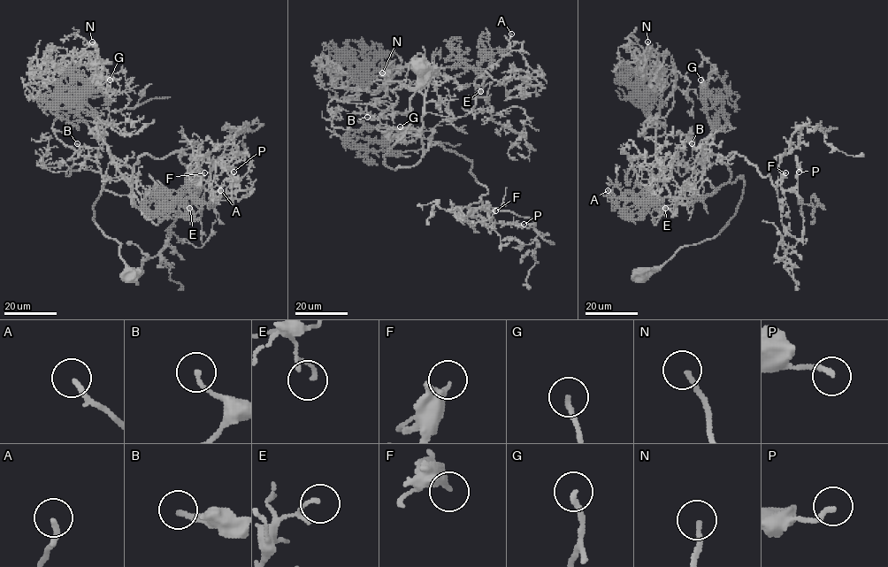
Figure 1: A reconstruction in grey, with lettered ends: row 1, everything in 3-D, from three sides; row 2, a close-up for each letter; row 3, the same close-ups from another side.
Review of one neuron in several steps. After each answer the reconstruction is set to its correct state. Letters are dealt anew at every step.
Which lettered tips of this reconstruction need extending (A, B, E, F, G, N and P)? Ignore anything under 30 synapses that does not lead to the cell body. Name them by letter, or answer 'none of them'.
A, G, N

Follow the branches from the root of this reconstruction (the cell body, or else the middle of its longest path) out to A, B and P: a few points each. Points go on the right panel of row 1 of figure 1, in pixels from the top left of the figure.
A: (639, 274), (714, 238), (736, 211), (743, 177), (688, 203), (658, 199), (642, 218), (643, 198), (608, 190)
B: (639, 274), (714, 238), (736, 211), (743, 177), (703, 195), (706, 161), (692, 157), (692, 143)
P: (639, 274), (734, 214), (743, 177), (730, 182), (719, 154), (784, 189), (799, 172)

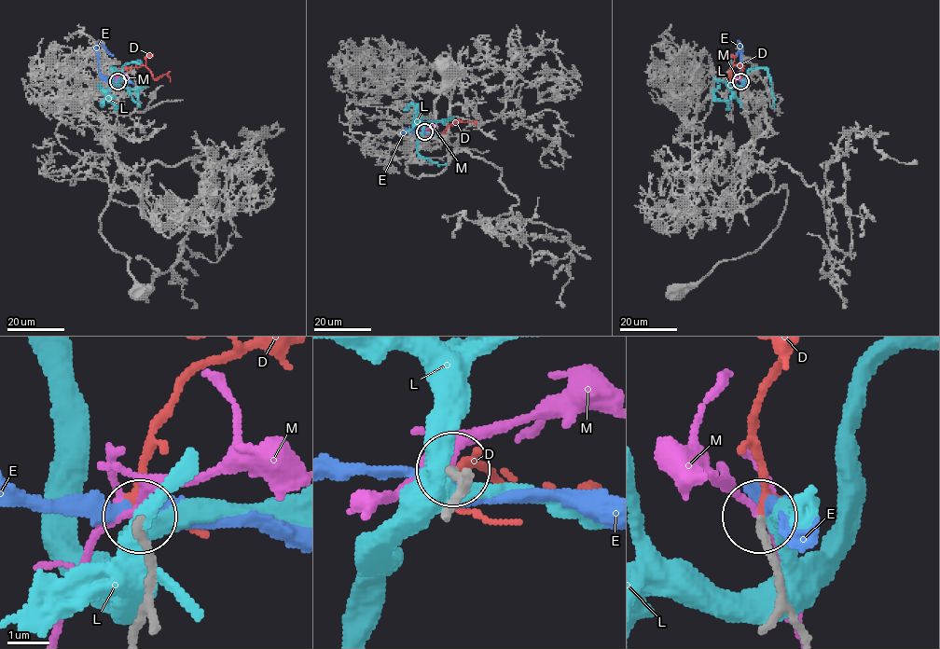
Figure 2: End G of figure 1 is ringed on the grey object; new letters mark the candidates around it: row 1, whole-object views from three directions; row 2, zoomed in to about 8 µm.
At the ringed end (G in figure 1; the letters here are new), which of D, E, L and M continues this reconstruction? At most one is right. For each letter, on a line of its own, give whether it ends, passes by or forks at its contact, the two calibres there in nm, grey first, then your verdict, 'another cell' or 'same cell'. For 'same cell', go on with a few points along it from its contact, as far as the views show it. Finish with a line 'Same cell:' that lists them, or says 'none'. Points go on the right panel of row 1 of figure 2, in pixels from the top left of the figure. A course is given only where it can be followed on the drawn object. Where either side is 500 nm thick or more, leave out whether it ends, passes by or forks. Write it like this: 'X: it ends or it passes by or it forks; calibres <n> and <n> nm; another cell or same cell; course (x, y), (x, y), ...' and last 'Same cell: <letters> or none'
D: it passes by; calibres 200 and 150 nm; same cell; course (741, 81), (743, 67), (740, 63), (729, 71), (729, 78), (731, 75), (736, 81)
E: it passes by; calibres 200 and 400 nm; another cell
L: it passes by; calibres 200 and 360 nm; another cell
M: it forks; calibres 200 and 150 nm; another cell
Same cell: D

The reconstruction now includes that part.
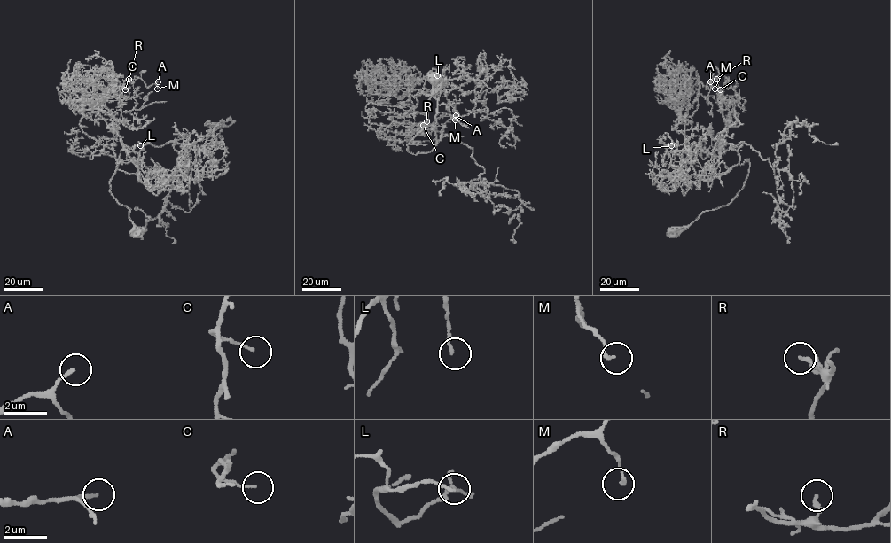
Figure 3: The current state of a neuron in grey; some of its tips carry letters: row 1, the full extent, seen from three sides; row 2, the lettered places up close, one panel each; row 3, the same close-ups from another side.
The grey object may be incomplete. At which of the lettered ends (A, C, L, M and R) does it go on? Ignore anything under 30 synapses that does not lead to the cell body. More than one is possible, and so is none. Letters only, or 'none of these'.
L

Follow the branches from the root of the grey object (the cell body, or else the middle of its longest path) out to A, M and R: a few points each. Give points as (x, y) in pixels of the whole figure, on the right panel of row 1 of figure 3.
A: (672, 231), (727, 205), (748, 174), (748, 159), (719, 173), (726, 122), (719, 79), (710, 81)
M: (672, 231), (727, 205), (748, 174), (748, 159), (719, 173), (726, 122), (717, 77), (710, 81), (715, 89)
R: (672, 231), (727, 205), (748, 174), (748, 159), (719, 173), (726, 122), (716, 79)

